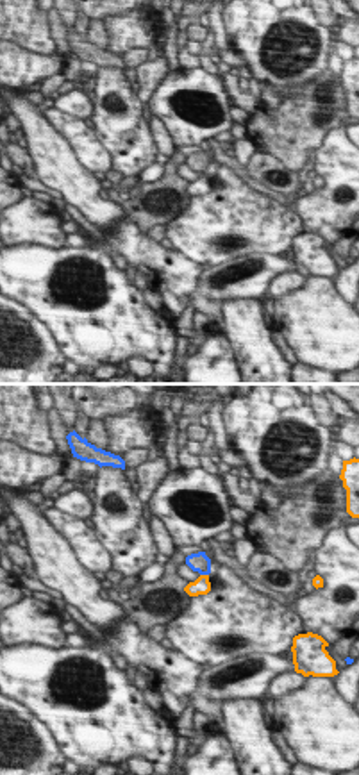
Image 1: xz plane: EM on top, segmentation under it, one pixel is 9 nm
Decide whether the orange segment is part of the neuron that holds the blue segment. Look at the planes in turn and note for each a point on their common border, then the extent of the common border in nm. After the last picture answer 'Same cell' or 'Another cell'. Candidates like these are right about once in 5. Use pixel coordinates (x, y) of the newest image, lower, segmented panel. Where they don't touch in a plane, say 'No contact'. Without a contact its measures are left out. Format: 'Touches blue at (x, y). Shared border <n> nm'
Touches blue at (204, 574). Shared border 80 nm

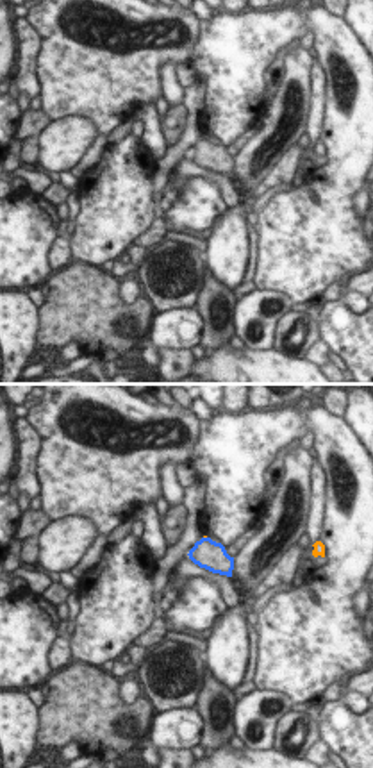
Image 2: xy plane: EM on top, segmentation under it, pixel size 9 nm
No contact

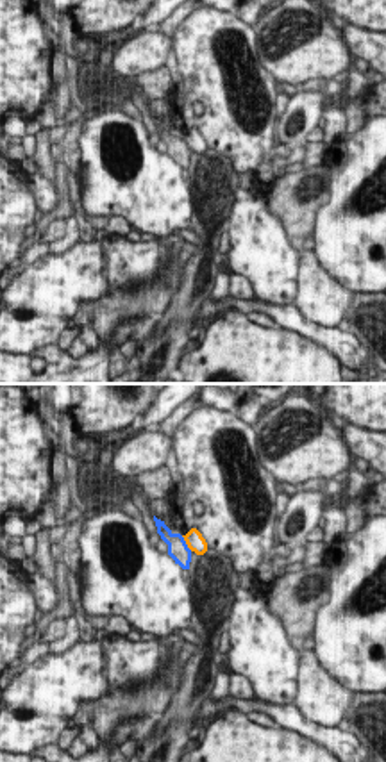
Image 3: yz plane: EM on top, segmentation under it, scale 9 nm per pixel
Touches blue at (184, 543). Shared border 180 nm

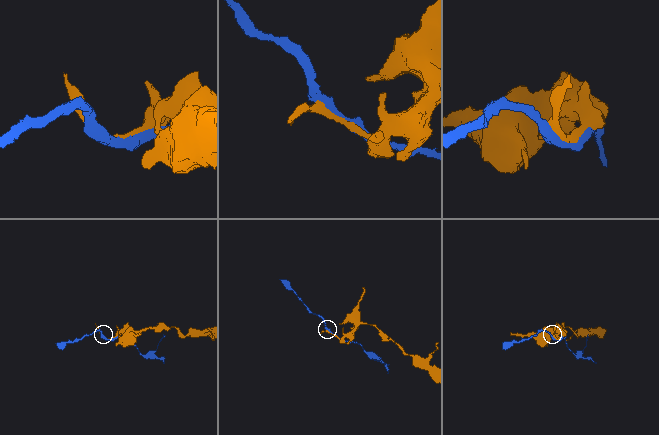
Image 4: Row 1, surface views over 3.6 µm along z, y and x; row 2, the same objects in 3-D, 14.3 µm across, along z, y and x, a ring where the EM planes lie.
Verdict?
Another cell

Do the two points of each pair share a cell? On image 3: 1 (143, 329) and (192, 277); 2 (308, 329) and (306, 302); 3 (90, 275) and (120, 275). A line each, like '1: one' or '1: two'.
1: two
2: two
3: two

